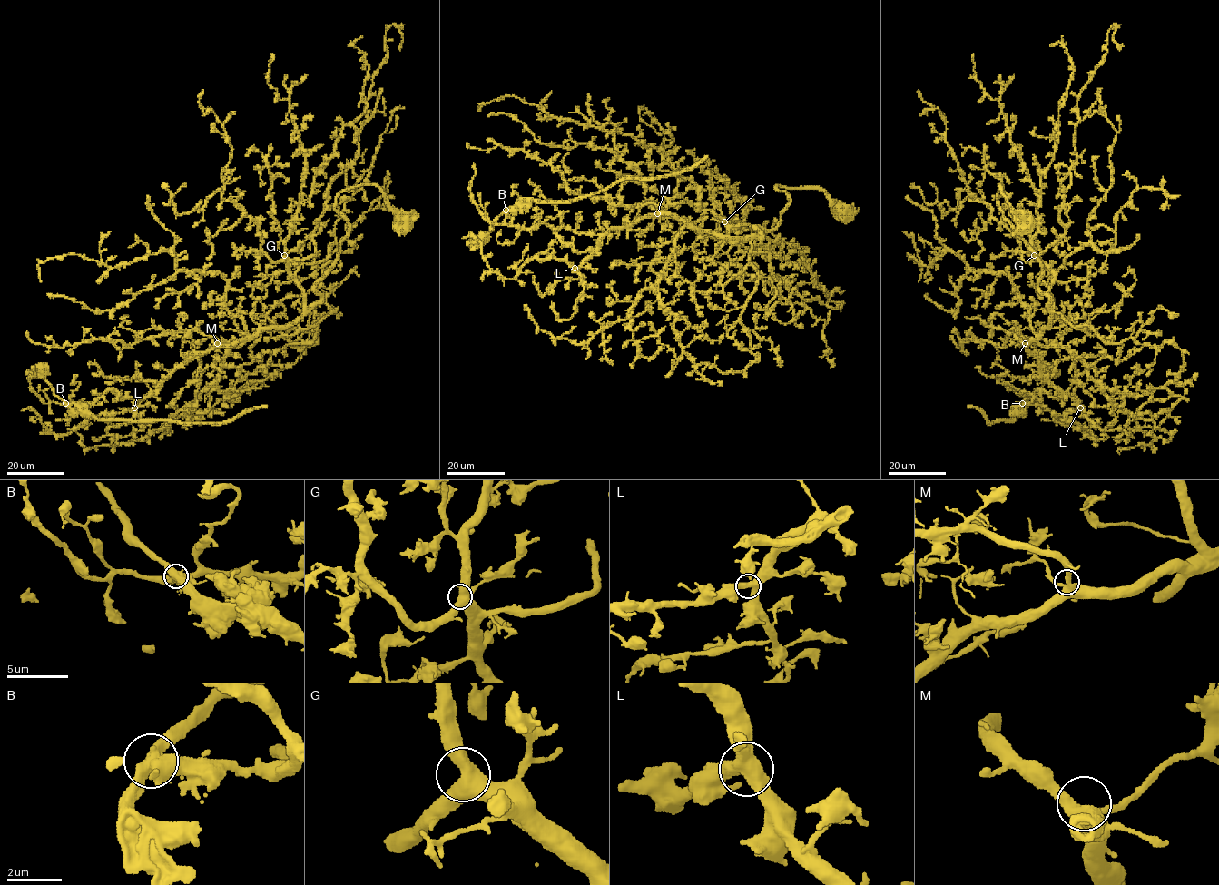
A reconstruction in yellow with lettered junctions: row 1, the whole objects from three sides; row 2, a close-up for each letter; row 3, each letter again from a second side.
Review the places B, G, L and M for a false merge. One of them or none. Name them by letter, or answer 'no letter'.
B

